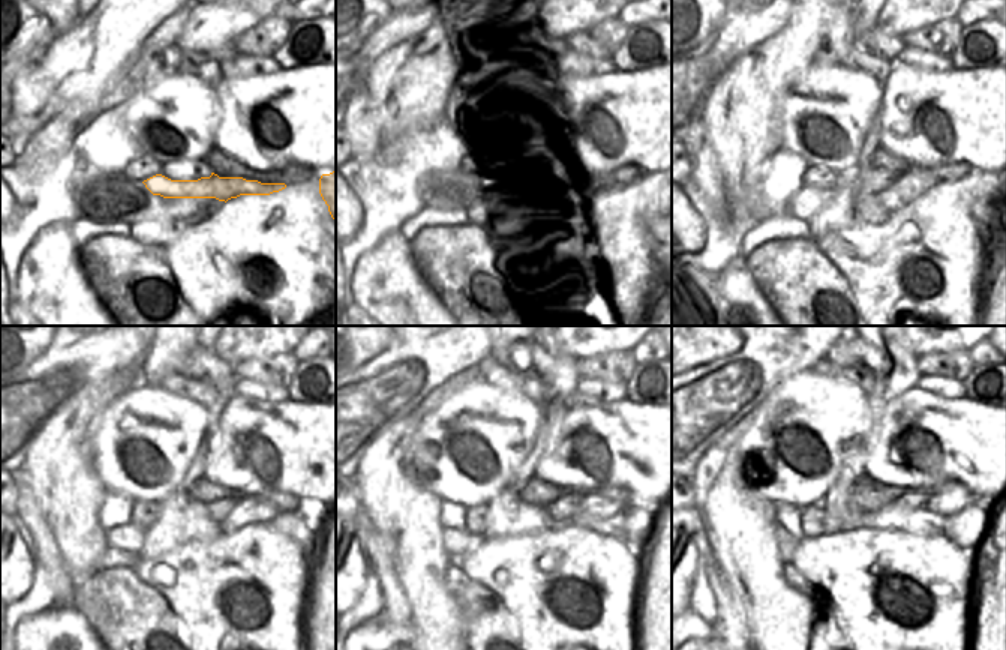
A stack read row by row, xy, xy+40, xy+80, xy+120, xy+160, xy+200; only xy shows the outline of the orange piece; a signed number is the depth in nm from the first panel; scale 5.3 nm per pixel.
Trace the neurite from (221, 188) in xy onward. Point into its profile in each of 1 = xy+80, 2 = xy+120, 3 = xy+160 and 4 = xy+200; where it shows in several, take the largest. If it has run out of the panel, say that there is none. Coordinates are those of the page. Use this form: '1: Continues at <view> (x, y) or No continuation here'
1: Continues at xy+80 (871, 182)
2: Continues at xy+120 (218, 511)
3: Continues at xy+160 (562, 511)
4: Continues at xy+200 (901, 500)

